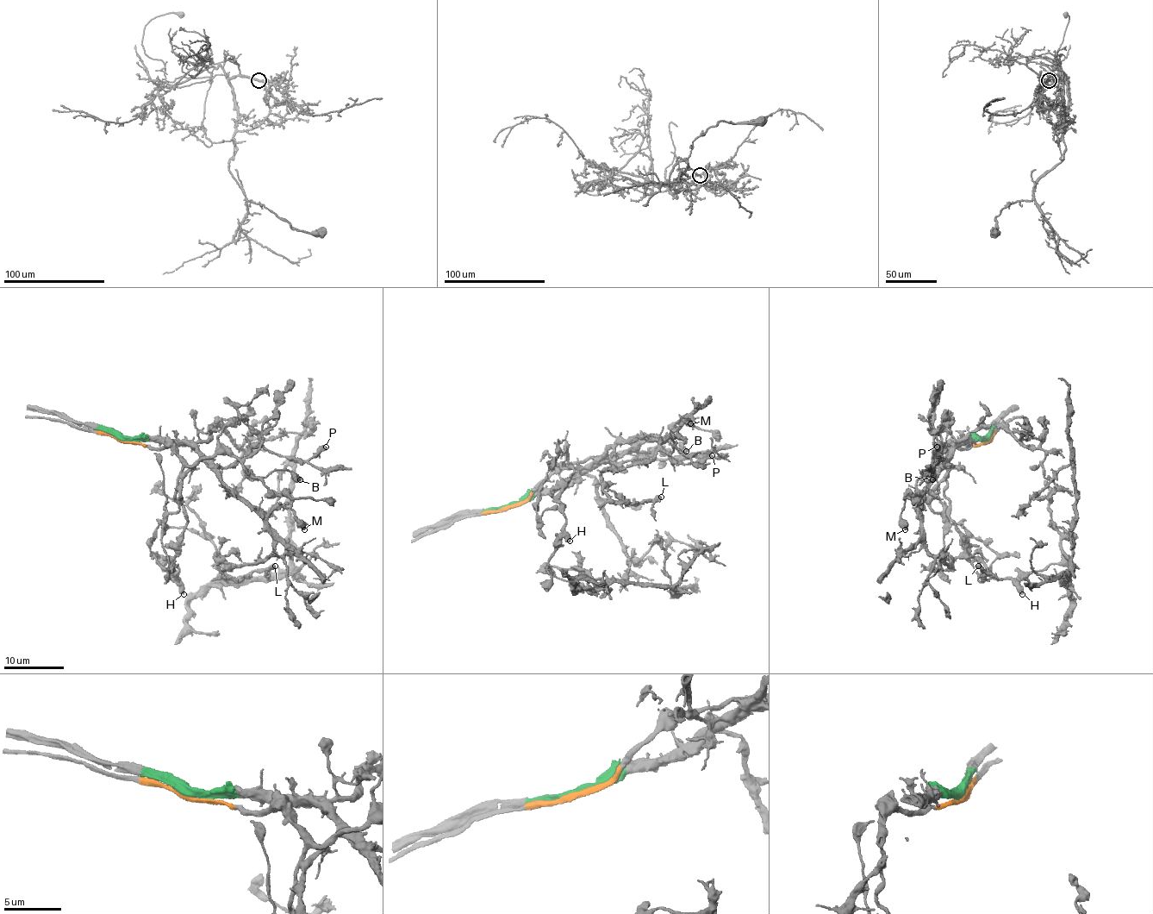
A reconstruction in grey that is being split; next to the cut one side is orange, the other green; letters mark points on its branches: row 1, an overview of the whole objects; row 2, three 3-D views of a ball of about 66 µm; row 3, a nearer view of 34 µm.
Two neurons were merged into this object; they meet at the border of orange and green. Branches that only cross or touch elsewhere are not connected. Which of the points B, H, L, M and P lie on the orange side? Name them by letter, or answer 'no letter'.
B, H, M

